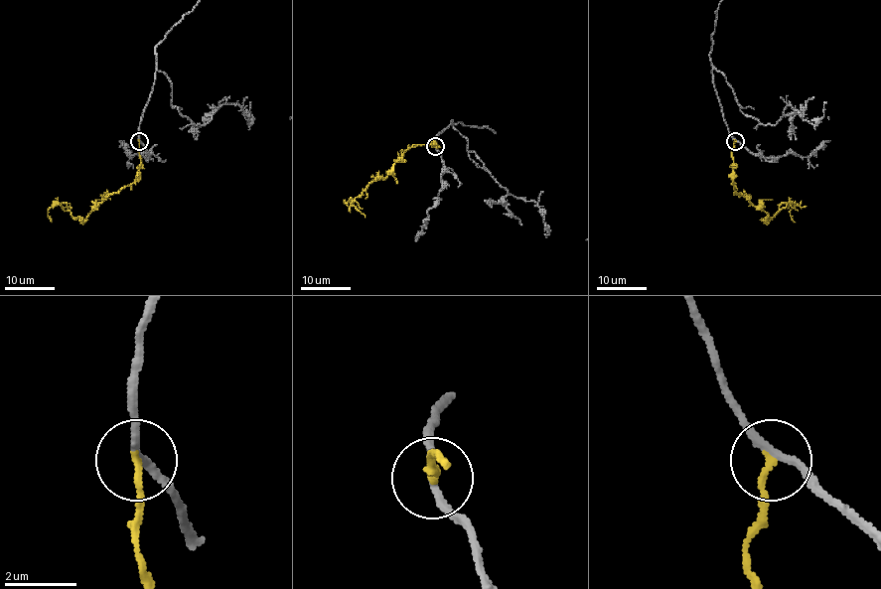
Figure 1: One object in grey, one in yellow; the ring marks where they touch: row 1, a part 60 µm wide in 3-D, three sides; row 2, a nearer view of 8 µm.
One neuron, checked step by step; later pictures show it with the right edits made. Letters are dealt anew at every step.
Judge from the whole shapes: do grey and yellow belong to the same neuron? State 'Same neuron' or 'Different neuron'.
Same neuron

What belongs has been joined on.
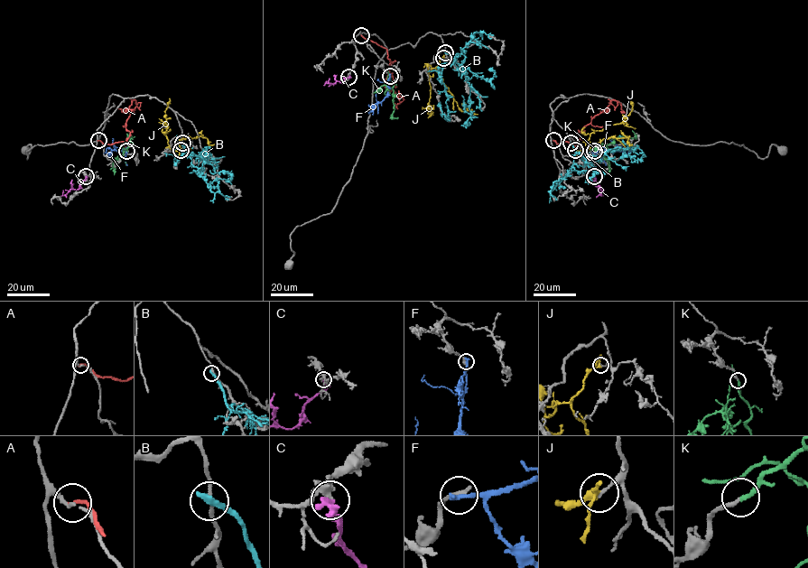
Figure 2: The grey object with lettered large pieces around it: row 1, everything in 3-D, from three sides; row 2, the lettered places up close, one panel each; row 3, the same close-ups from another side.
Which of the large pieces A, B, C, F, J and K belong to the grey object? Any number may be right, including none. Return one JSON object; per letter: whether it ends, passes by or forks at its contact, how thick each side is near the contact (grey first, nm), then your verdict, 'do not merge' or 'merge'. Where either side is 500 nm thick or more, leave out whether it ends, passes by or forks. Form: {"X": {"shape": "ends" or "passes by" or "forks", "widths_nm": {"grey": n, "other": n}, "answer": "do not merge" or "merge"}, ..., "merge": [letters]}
{"A": {"shape": "ends", "widths_nm": {"grey": 130, "other": 190}, "answer": "do not merge"}, "B": {"shape": "ends", "widths_nm": {"grey": 160, "other": 320}, "answer": "do not merge"}, "C": {"shape": "ends", "widths_nm": {"grey": 240, "other": 400}, "answer": "do not merge"}, "F": {"shape": "ends", "widths_nm": {"grey": 280, "other": 260}, "answer": "do not merge"}, "J": {"shape": "forks", "widths_nm": {"grey": 150, "other": 240}, "answer": "do not merge"}, "K": {"shape": "ends", "widths_nm": {"grey": 200, "other": 240}, "answer": "merge"}, "merge": ["K"]}

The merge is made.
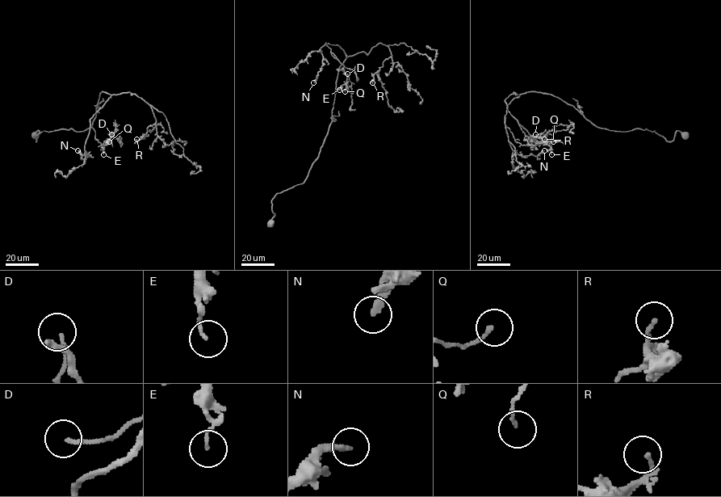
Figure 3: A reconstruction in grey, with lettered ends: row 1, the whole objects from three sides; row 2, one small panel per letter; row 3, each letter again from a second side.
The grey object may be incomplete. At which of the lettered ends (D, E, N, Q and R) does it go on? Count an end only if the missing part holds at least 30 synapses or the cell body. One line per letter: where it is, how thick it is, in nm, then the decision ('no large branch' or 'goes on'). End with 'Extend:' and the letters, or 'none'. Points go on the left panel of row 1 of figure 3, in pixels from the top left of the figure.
D: place (111, 134); calibre 150 nm; no large branch
E: place (103, 154); calibre 120 nm; no large branch
N: place (77, 150); calibre 240 nm; goes on
Q: place (109, 141); calibre 130 nm; no large branch
R: place (136, 139); calibre 170 nm; goes on
Extend: N, R

